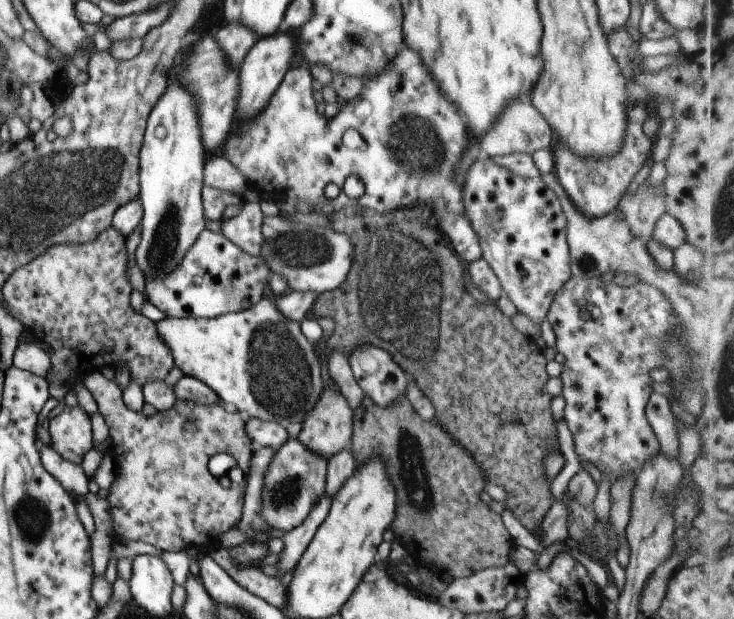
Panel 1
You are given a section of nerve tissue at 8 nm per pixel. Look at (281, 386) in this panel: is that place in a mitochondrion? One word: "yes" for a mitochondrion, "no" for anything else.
yes

